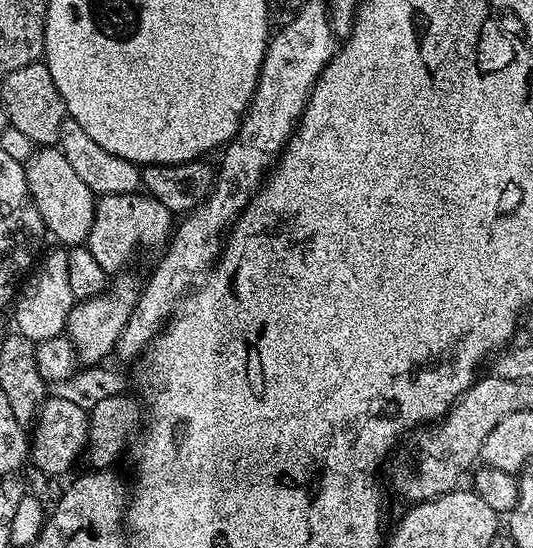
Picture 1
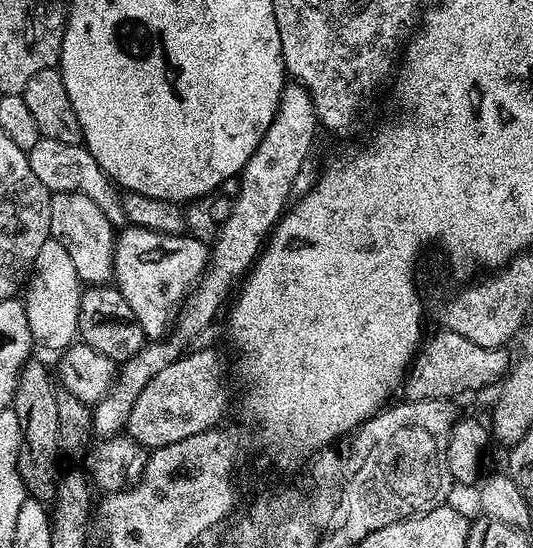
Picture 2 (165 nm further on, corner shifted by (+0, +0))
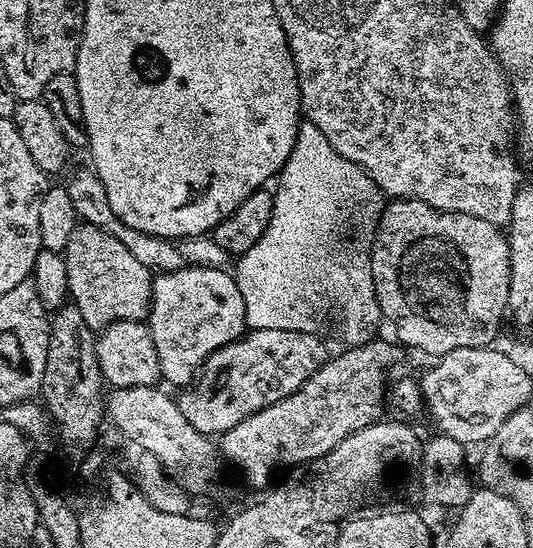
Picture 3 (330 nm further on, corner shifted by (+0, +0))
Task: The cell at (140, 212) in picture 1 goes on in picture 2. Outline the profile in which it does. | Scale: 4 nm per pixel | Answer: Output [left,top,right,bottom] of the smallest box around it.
[112,226,210,338]

